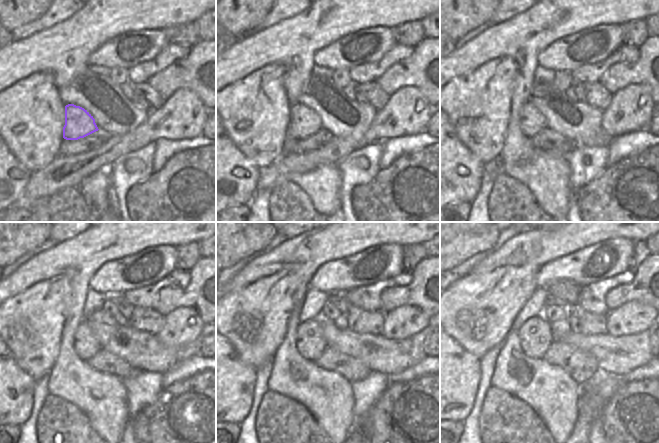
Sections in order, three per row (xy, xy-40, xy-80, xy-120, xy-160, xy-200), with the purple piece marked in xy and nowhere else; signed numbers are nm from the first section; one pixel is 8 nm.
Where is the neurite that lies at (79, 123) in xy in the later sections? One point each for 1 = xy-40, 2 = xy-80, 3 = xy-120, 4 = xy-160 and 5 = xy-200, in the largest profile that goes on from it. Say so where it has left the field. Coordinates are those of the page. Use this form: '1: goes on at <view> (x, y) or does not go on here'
1: goes on at xy-40 (303, 122)
2: goes on at xy-80 (532, 121)
3: goes on at xy-120 (85, 344)
4: goes on at xy-160 (309, 340)
5: goes on at xy-200 (535, 337)

